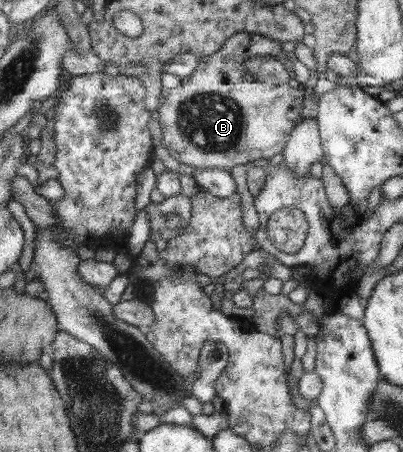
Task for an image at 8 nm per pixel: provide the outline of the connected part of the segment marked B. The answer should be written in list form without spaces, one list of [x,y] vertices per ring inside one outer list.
[[[238,33],[233,37],[229,37],[223,44],[209,56],[201,58],[198,69],[189,77],[179,77],[179,85],[174,89],[170,89],[166,92],[166,103],[159,107],[158,114],[163,129],[161,144],[168,150],[170,155],[174,157],[179,163],[189,165],[195,170],[197,168],[219,168],[219,170],[230,171],[230,169],[237,165],[245,165],[251,161],[257,161],[259,159],[271,159],[274,154],[282,152],[283,147],[290,138],[293,128],[299,121],[306,119],[303,117],[303,98],[307,98],[307,86],[303,82],[299,82],[299,78],[289,80],[283,85],[271,85],[271,82],[261,82],[254,78],[253,72],[247,71],[243,66],[243,60],[250,56],[265,55],[273,56],[276,60],[283,60],[281,56],[280,43],[270,38],[257,35],[254,33]]]

